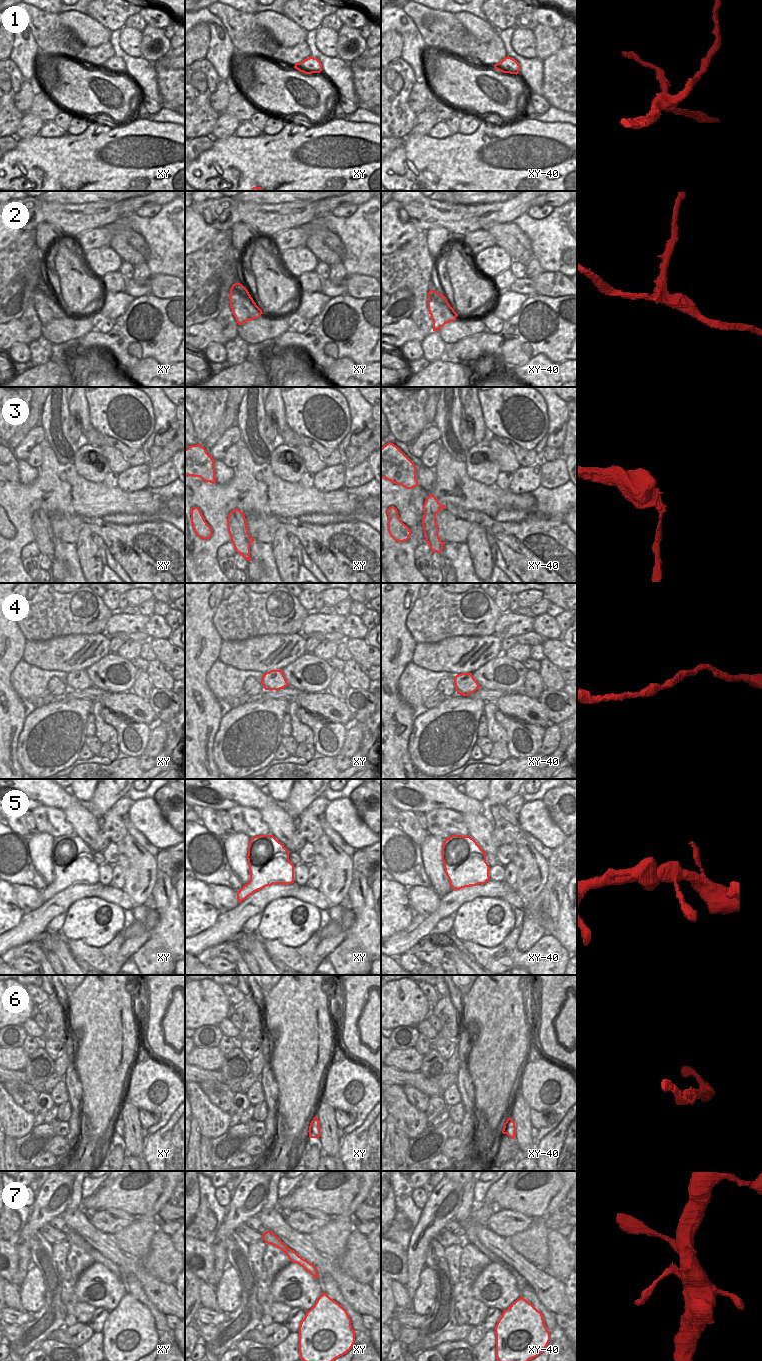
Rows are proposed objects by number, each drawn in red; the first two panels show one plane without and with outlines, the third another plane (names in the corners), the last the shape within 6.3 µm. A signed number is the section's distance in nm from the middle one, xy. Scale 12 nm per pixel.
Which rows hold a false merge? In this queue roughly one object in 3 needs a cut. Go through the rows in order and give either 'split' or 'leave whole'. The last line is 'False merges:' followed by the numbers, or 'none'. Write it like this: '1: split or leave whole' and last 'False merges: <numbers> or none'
1: split
2: split
3: split
4: leave whole
5: leave whole
6: leave whole
7: leave whole
False merges: 1, 2, 3

